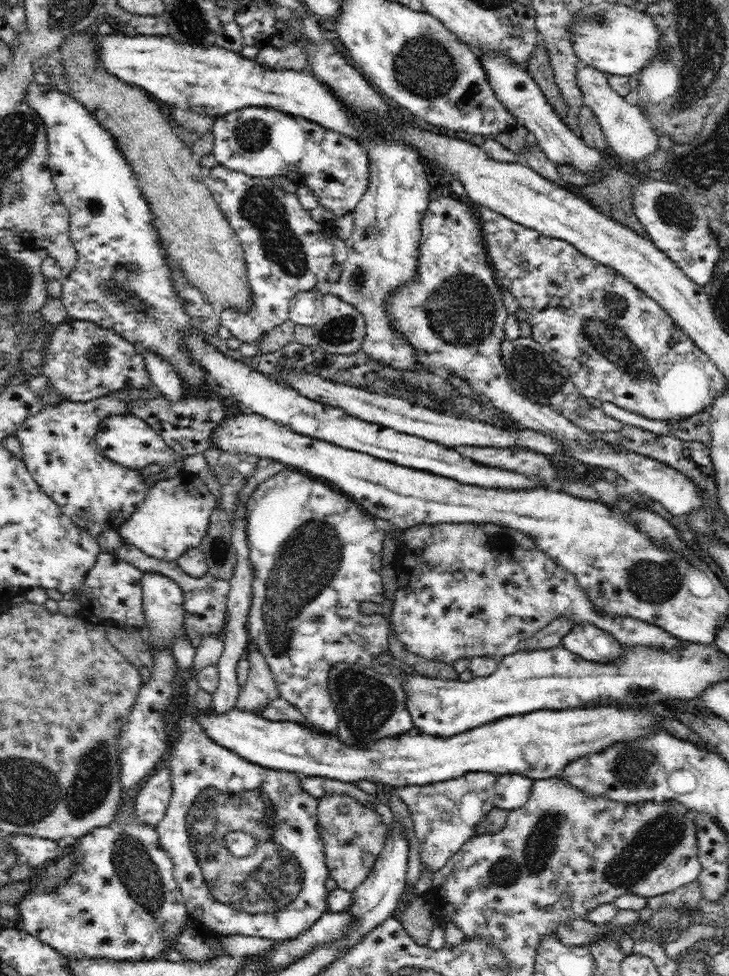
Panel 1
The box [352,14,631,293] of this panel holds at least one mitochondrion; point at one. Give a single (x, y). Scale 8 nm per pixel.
(425, 64)

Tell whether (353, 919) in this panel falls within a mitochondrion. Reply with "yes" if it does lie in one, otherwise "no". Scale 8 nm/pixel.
no

